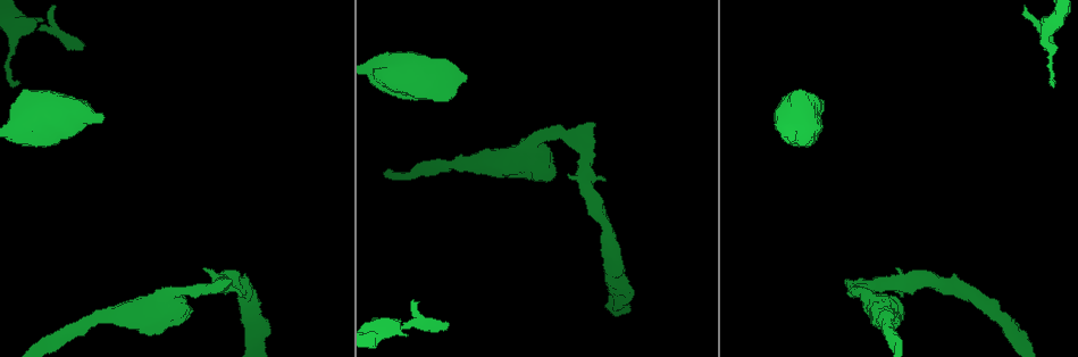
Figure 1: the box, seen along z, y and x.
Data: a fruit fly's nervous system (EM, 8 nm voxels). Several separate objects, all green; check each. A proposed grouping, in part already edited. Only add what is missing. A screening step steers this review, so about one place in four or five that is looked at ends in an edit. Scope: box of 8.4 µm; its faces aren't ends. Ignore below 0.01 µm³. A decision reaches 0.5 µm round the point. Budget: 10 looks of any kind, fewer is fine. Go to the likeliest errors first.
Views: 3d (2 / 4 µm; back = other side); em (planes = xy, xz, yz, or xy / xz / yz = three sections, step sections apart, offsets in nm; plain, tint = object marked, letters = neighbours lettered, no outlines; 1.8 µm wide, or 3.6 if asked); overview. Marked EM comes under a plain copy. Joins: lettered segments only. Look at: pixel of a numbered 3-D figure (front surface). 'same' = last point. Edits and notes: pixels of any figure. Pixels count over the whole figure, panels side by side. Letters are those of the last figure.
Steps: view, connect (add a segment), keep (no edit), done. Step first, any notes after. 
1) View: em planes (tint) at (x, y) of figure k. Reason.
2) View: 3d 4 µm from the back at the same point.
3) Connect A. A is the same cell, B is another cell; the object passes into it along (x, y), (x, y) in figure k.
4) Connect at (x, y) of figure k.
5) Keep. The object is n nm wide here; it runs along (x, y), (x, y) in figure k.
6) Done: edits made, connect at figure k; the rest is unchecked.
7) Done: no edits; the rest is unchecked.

View: em planes (letters) at (85, 45) of figure 1. Thin end.

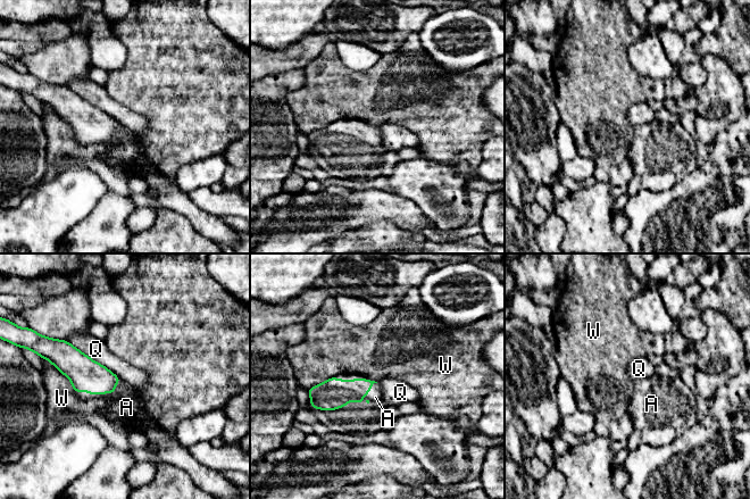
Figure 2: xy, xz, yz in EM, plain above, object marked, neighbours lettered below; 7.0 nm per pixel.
Connect A. A is the same cell, Q and W are other cells; it goes on there.

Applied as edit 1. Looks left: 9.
View: em xy step 8 (tint) at (15, 83) of figure 1. Thin end.

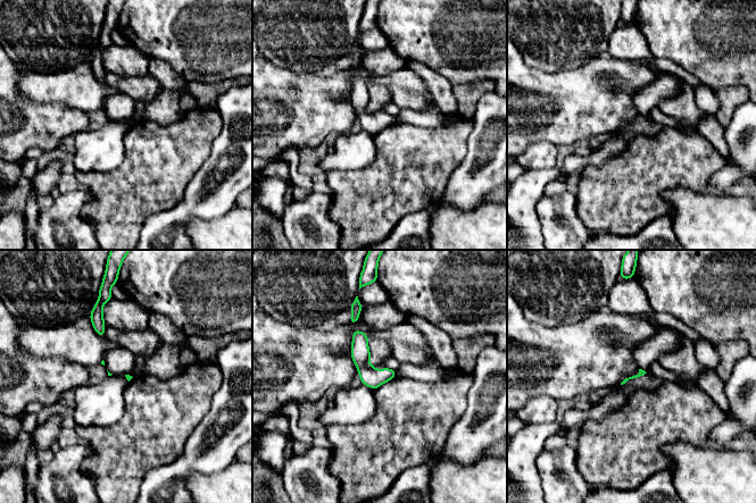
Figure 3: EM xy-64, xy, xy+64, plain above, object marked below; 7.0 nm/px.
View: em planes (letters) at the same point. Another direction.

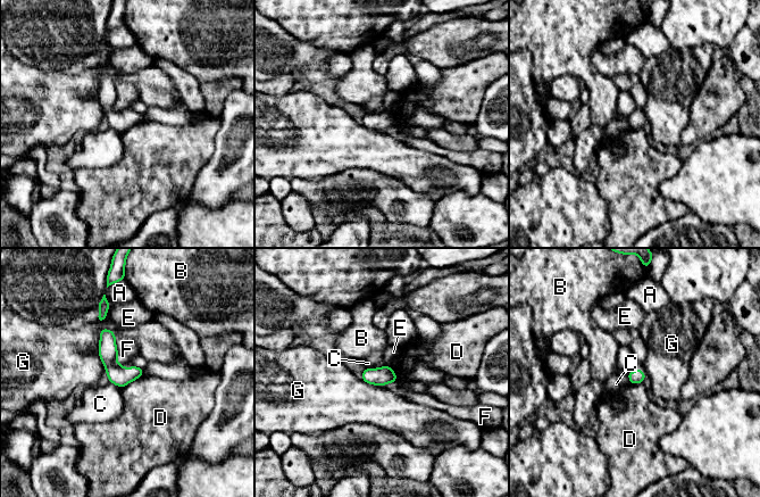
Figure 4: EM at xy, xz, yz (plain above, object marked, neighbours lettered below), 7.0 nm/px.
Keep. A, B, C, D, E, F and G are other cells; none of them fits.

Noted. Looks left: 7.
View: em planes (tint) at (903, 296) of figure 1. Branch stops here.

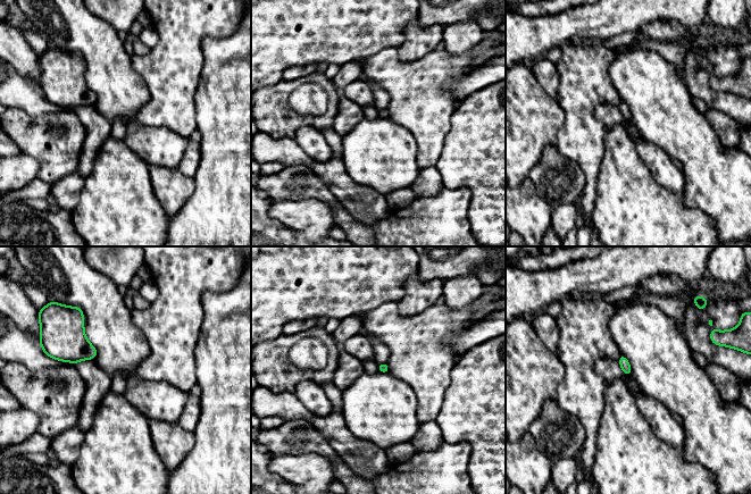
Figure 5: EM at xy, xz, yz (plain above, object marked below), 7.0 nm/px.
View: em planes (letters) at the same point. What lies round it.

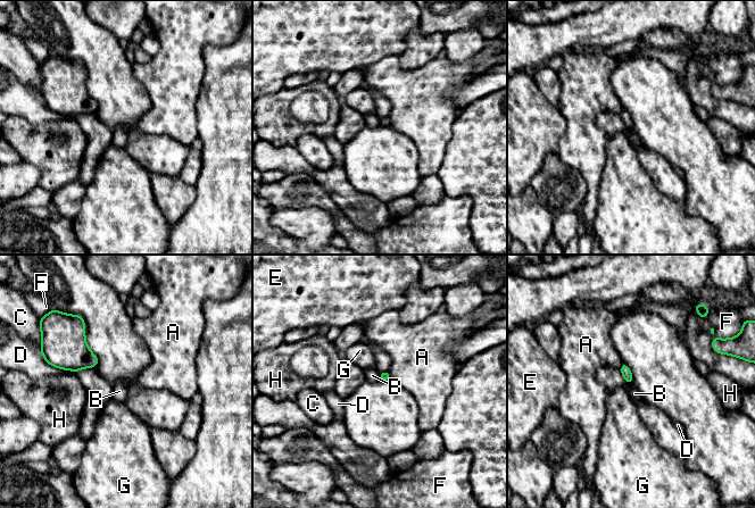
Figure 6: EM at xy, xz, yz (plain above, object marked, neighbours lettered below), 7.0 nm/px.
Keep. The longest contact is with D, 120 nm; A, B, C, D, E, F, G and H are other cells; none of them fits.

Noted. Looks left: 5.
View: em xy step 8 (tint) at (869, 299) of figure 1. Sudden change in width.

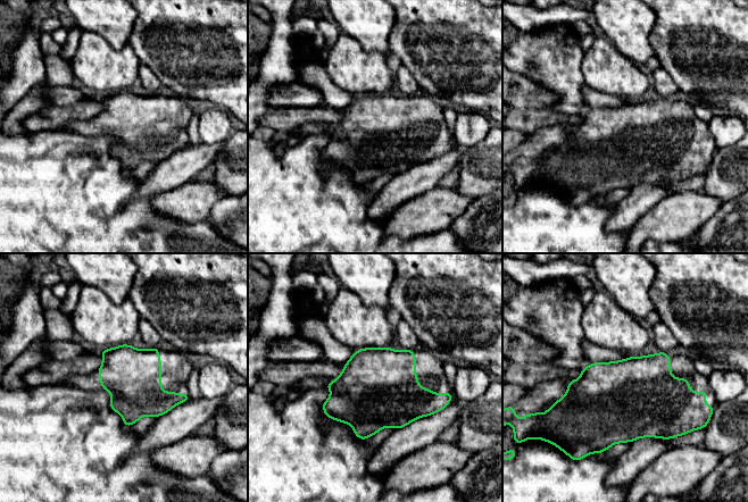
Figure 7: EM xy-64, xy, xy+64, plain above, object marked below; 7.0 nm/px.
View: em planes (letters) at the same point.

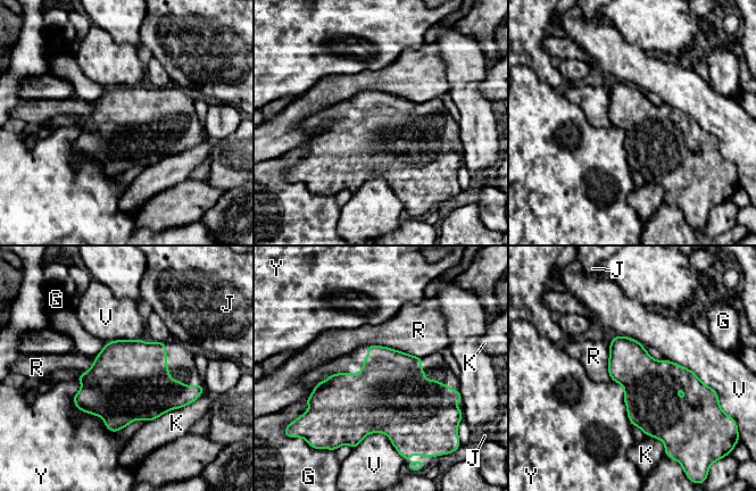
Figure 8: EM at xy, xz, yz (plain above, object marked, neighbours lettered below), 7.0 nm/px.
Keep. G, J, K, R, V and Y are other cells; a border runs along (75, 379), (73, 402), (115, 432) in figure 8; no lettered segment goes on from it.

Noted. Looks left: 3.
Done: edits made, connect at figure 2; the rest is unchecked.

